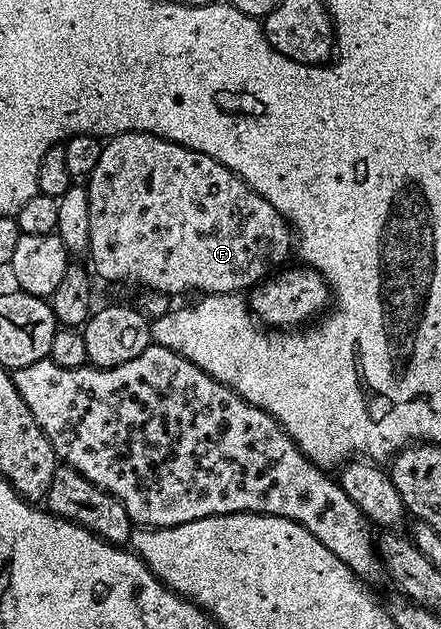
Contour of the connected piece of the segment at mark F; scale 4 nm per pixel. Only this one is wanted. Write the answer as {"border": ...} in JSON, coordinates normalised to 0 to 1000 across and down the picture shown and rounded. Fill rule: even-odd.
{"border":[[[283,210],[274,216],[254,218],[238,229],[234,245],[224,245],[224,259],[197,283],[197,297],[206,328],[206,378],[197,407],[200,412],[211,412],[209,431],[238,445],[254,442],[259,420],[265,426],[283,426],[274,432],[279,444],[295,445],[302,452],[322,452],[329,458],[349,458],[356,464],[447,464],[444,467],[533,464],[546,467],[571,459],[574,453],[592,450],[621,429],[635,428],[653,415],[646,412],[653,410],[655,399],[662,402],[669,394],[669,370],[655,351],[642,347],[642,340],[633,340],[633,334],[624,334],[624,328],[615,328],[615,321],[605,321],[605,315],[578,308],[578,302],[569,302],[560,289],[551,289],[524,270],[515,270],[515,264],[488,258],[488,251],[374,223],[367,216],[351,216],[345,210]]]}

